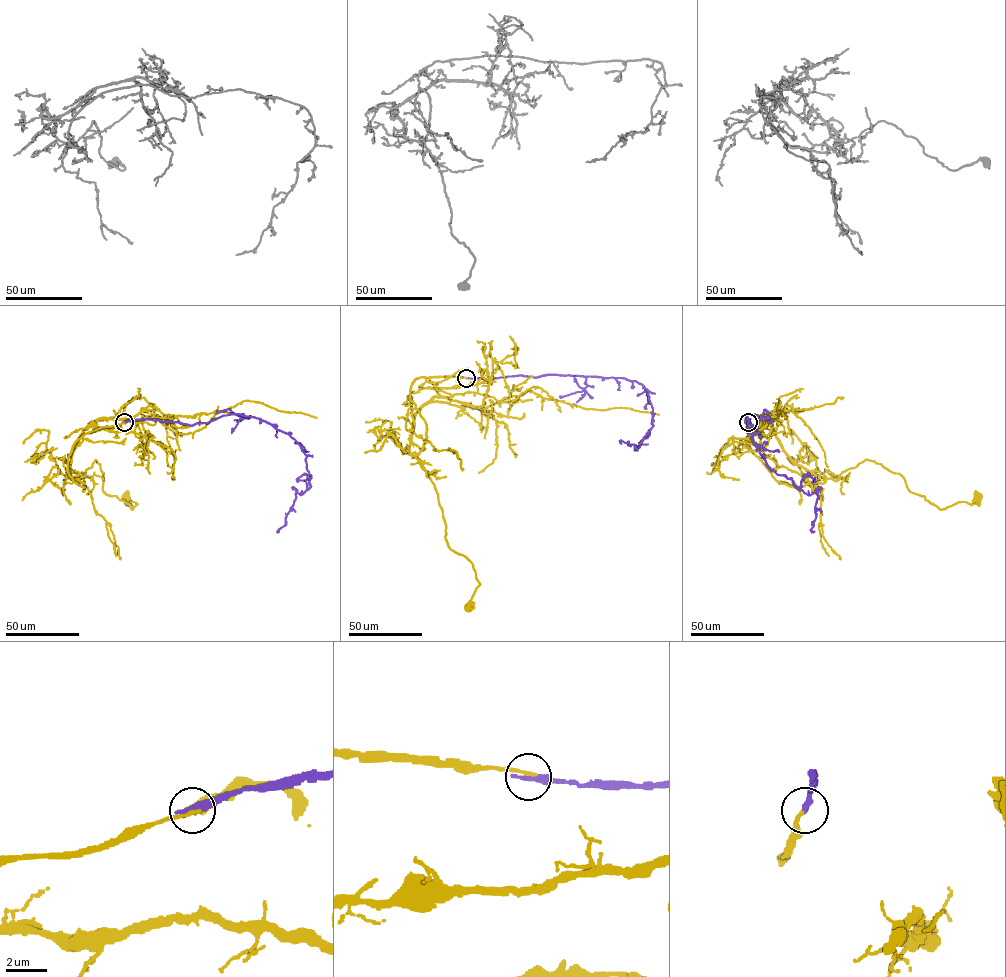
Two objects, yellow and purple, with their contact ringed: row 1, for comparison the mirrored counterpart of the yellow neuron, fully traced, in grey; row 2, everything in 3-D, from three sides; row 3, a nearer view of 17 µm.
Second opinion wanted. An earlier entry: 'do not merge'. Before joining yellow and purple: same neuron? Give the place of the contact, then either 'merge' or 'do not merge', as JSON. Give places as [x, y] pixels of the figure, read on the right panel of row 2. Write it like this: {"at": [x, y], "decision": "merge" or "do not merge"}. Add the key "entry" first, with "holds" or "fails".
{"entry": "fails", "at": [748, 422], "decision": "merge"}

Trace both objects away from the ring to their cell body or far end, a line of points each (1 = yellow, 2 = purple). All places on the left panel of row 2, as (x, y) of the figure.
1: (124, 423), (83, 435), (67, 472), (83, 487), (73, 478), (95, 459), (103, 491), (133, 509), (127, 496)
2: (124, 423), (150, 419), (192, 425), (240, 414), (288, 434), (306, 456), (310, 487), (295, 493), (279, 531)

